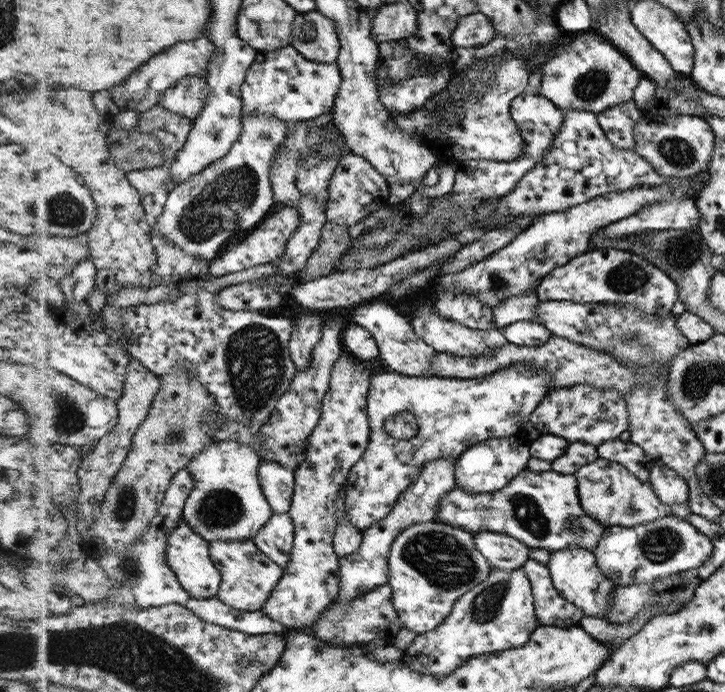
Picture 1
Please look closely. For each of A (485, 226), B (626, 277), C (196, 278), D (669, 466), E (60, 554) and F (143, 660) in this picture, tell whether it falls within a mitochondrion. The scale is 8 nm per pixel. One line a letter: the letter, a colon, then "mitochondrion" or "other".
A: other
B: mitochondrion
C: other
D: other
E: other
F: mitochondrion

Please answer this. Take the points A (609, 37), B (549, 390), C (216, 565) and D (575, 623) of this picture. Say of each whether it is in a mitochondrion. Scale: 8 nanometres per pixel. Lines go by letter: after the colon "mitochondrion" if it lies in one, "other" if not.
A: other
B: other
C: other
D: other

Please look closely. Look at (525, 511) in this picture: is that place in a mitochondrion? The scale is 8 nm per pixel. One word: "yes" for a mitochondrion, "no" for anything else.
yes

